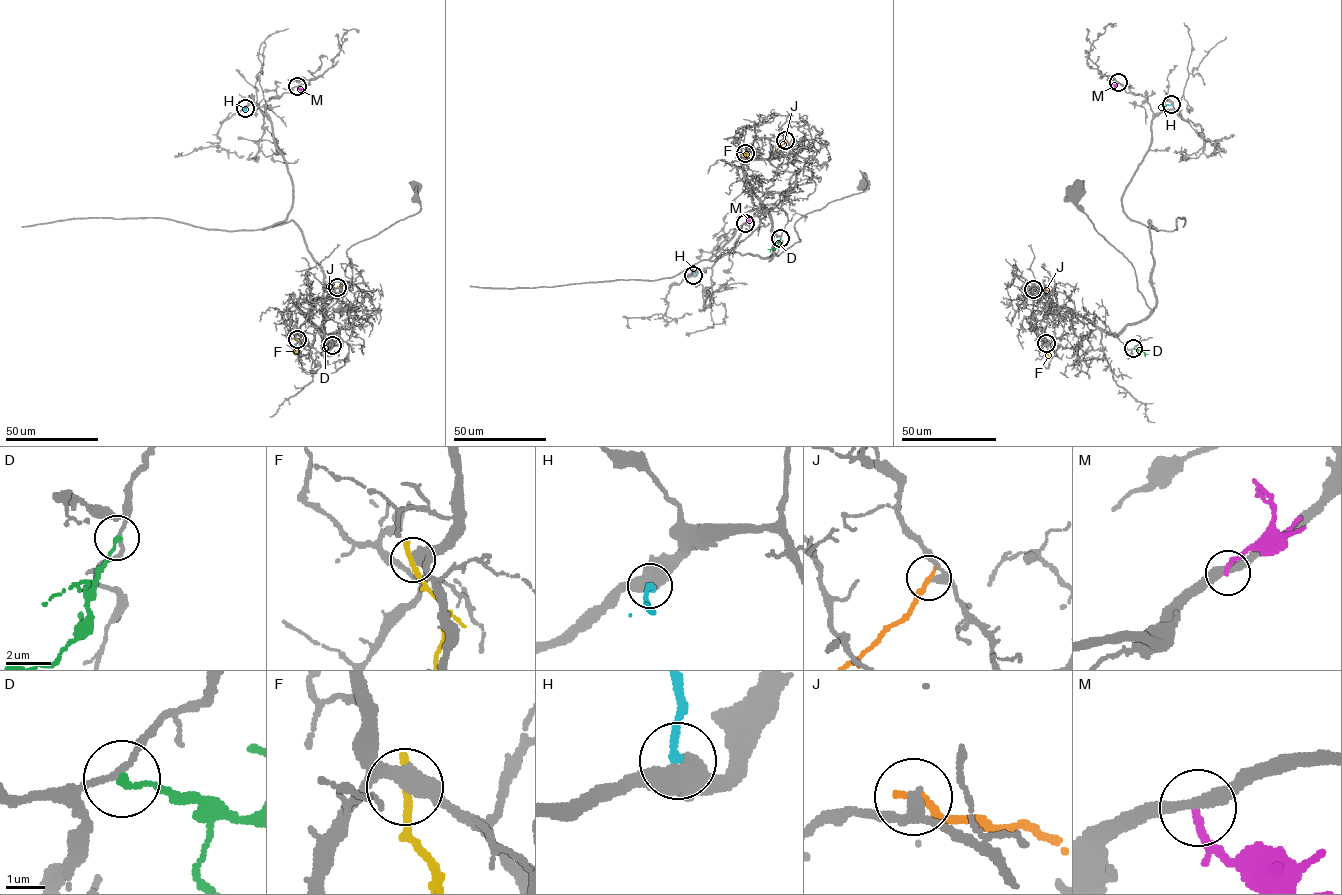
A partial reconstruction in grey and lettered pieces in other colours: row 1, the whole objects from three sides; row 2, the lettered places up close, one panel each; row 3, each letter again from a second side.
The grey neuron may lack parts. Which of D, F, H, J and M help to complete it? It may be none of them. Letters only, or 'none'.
H

